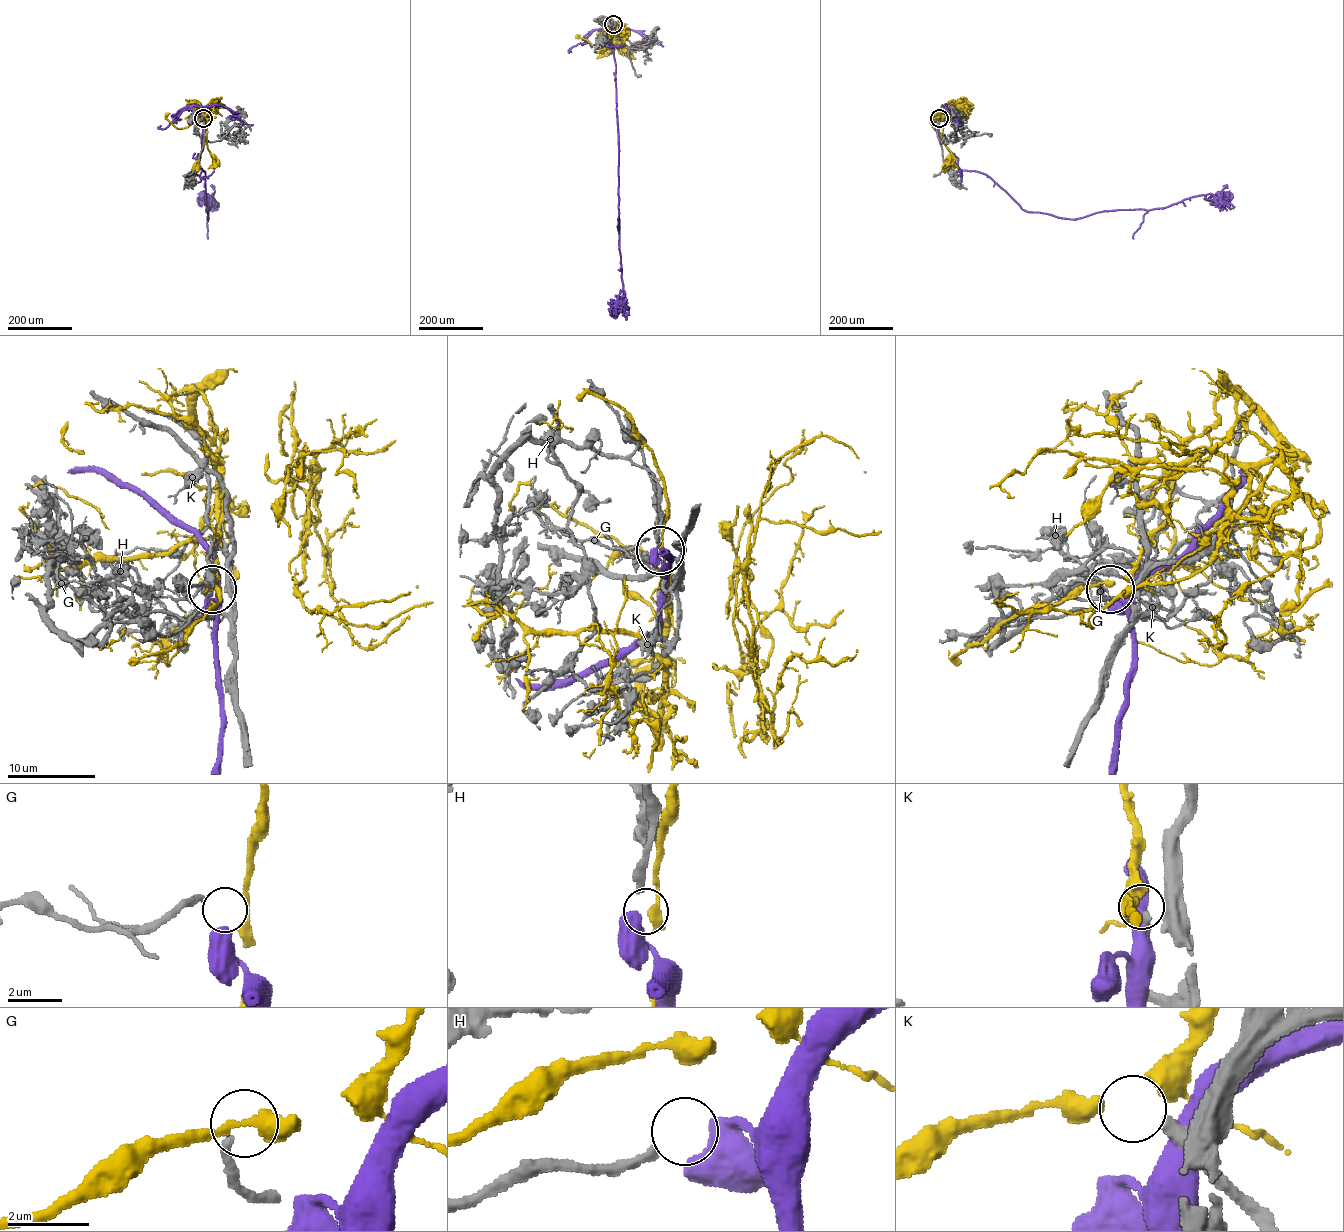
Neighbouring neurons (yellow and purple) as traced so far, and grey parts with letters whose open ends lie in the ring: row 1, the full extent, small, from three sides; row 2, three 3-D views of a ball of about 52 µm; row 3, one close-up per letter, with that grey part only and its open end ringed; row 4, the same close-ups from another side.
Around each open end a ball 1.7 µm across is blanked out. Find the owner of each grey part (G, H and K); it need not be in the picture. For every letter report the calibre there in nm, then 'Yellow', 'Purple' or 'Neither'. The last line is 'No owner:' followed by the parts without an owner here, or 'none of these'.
G: Thickness 240 nm. Yellow
H: Thickness 240 nm. Neither
K: Thickness 280 nm. Neither
No owner: H, K

